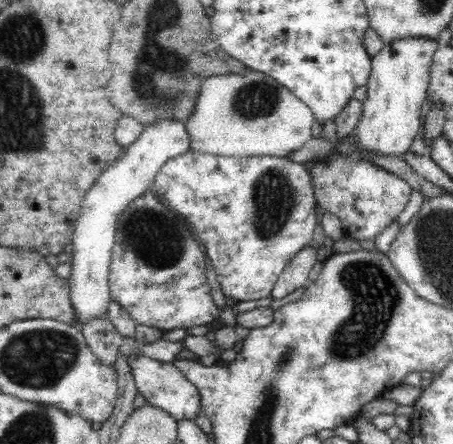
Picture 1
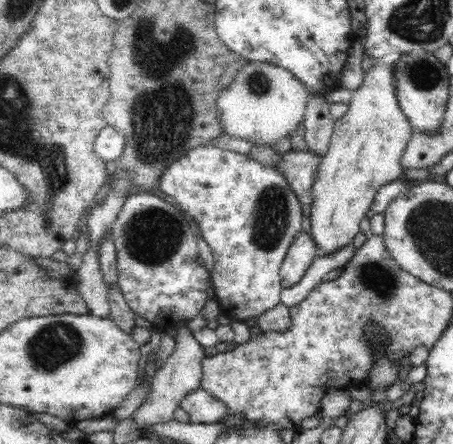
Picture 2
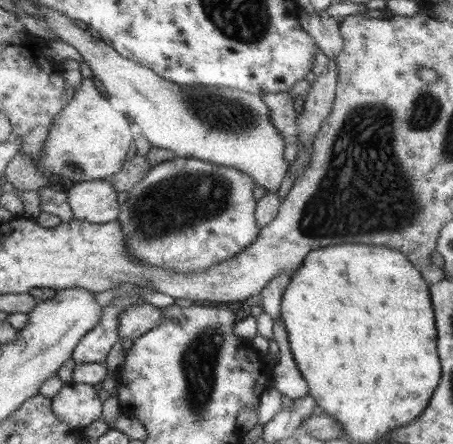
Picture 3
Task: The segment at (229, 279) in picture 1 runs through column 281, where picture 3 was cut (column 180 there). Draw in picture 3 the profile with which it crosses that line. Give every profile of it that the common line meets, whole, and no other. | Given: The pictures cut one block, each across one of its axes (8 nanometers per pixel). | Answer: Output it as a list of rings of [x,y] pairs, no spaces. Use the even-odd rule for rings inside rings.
[[[173,156],[173,160],[149,168],[143,180],[127,190],[127,200],[119,206],[117,216],[123,252],[141,268],[179,276],[201,274],[245,252],[263,230],[255,222],[253,188],[255,184],[245,172]]]

